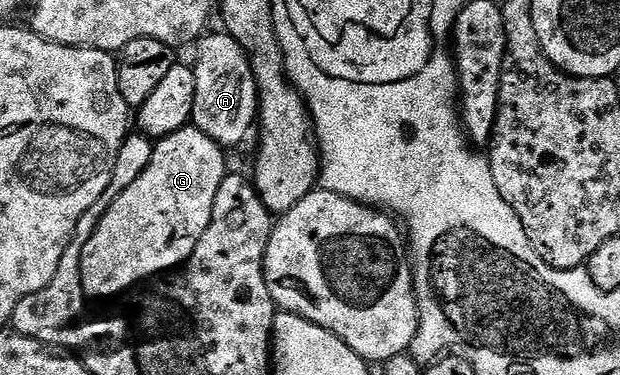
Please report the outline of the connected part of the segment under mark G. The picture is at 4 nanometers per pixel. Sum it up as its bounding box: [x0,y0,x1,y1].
[81,125,227,300]

